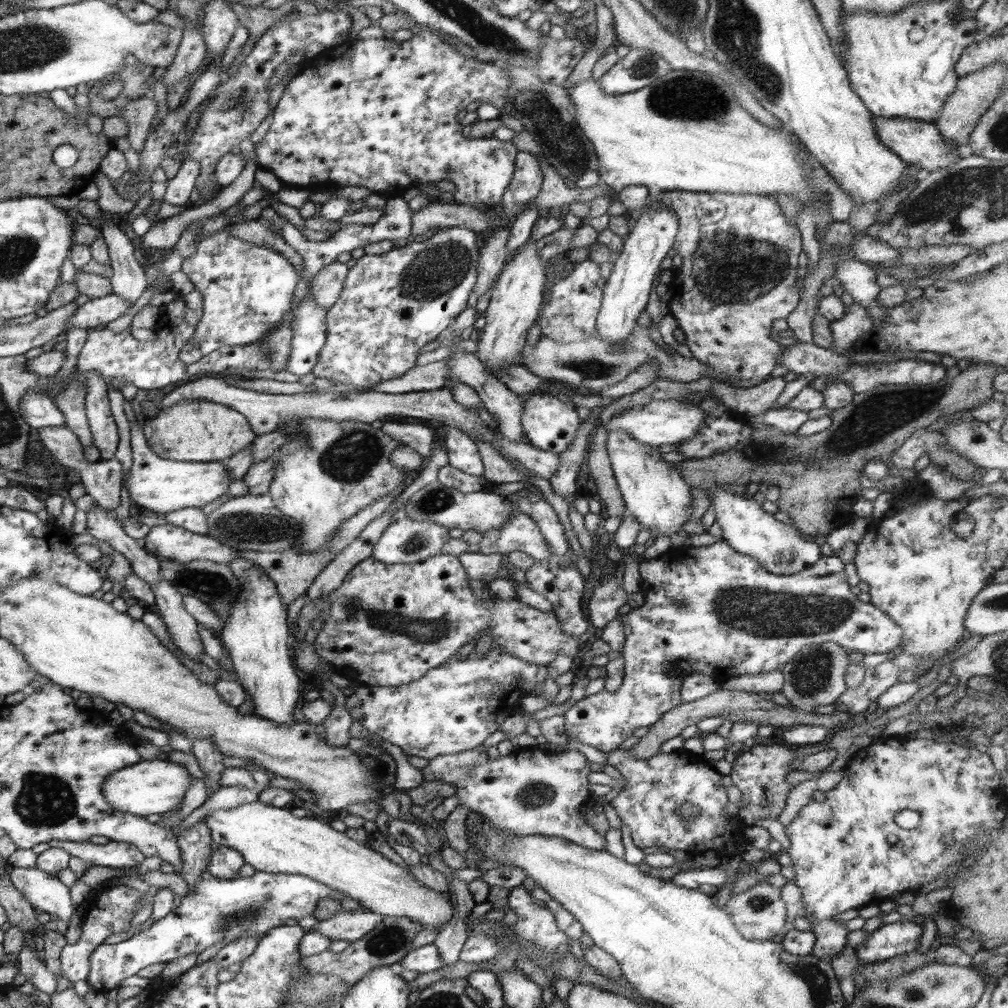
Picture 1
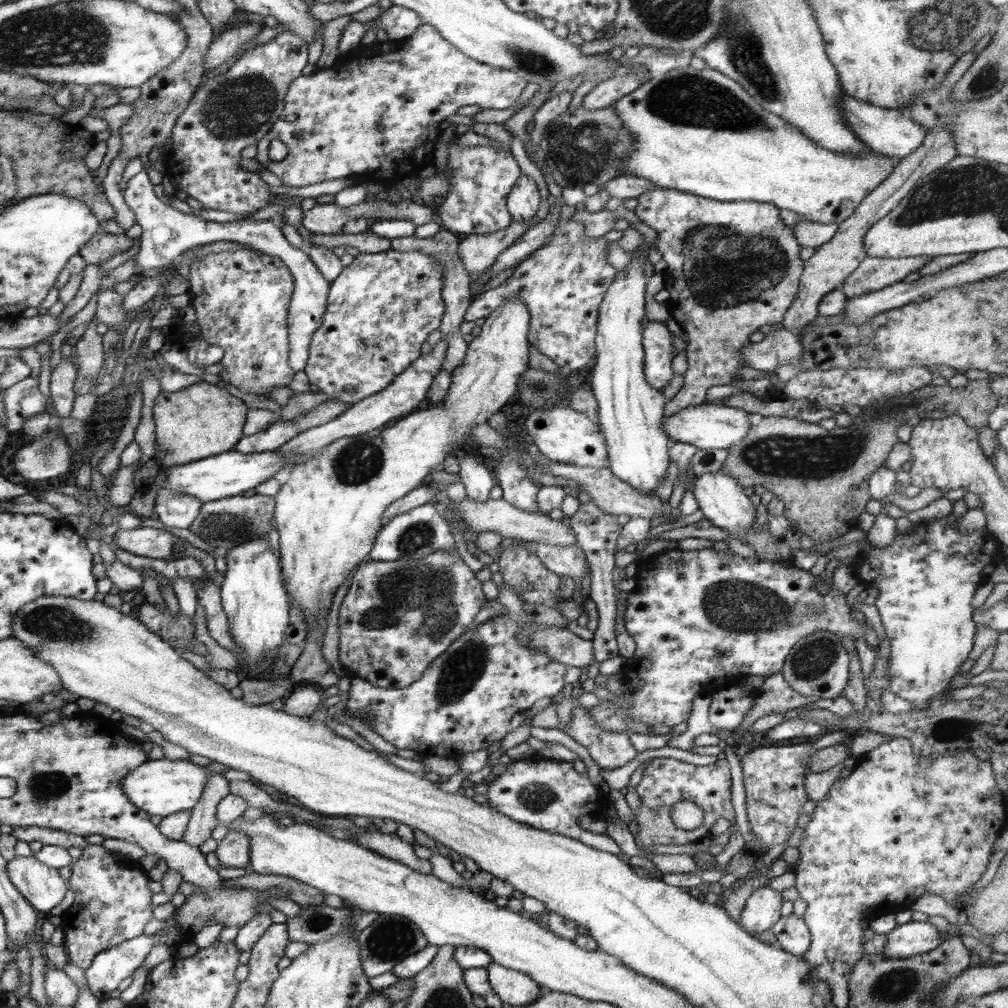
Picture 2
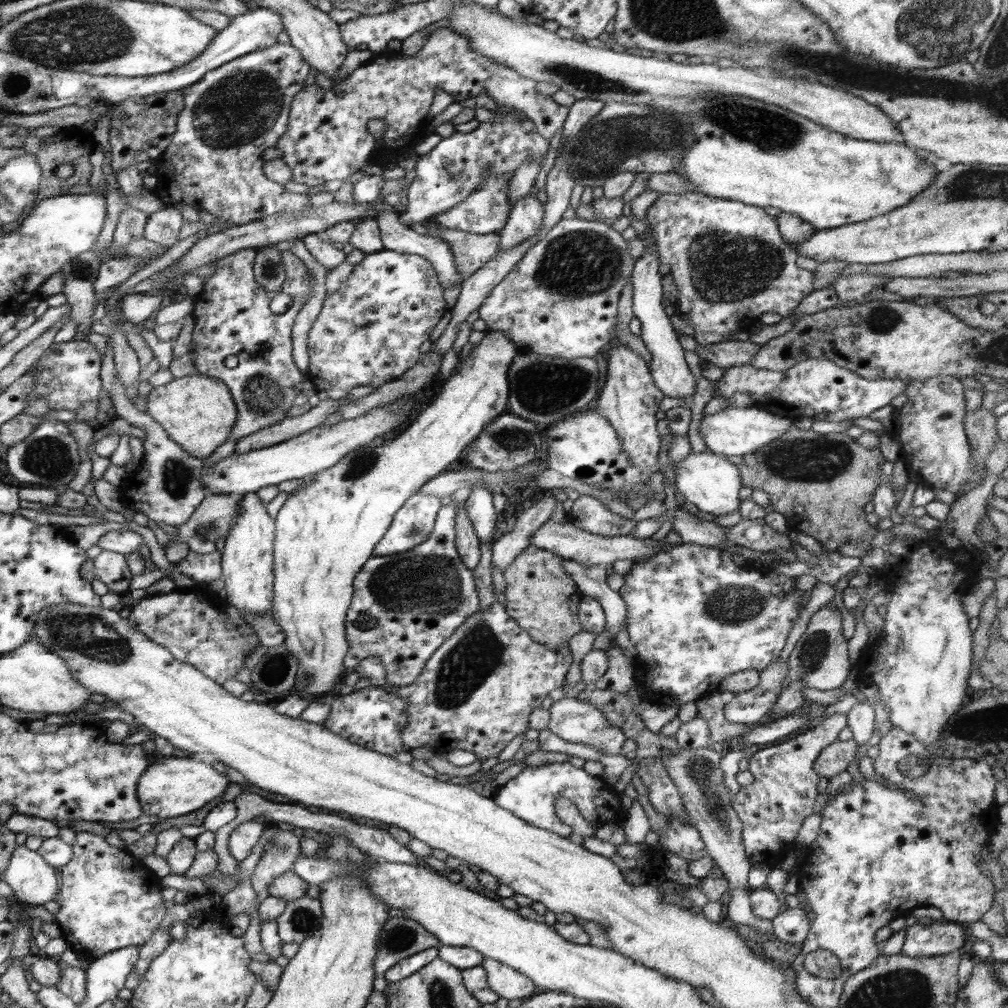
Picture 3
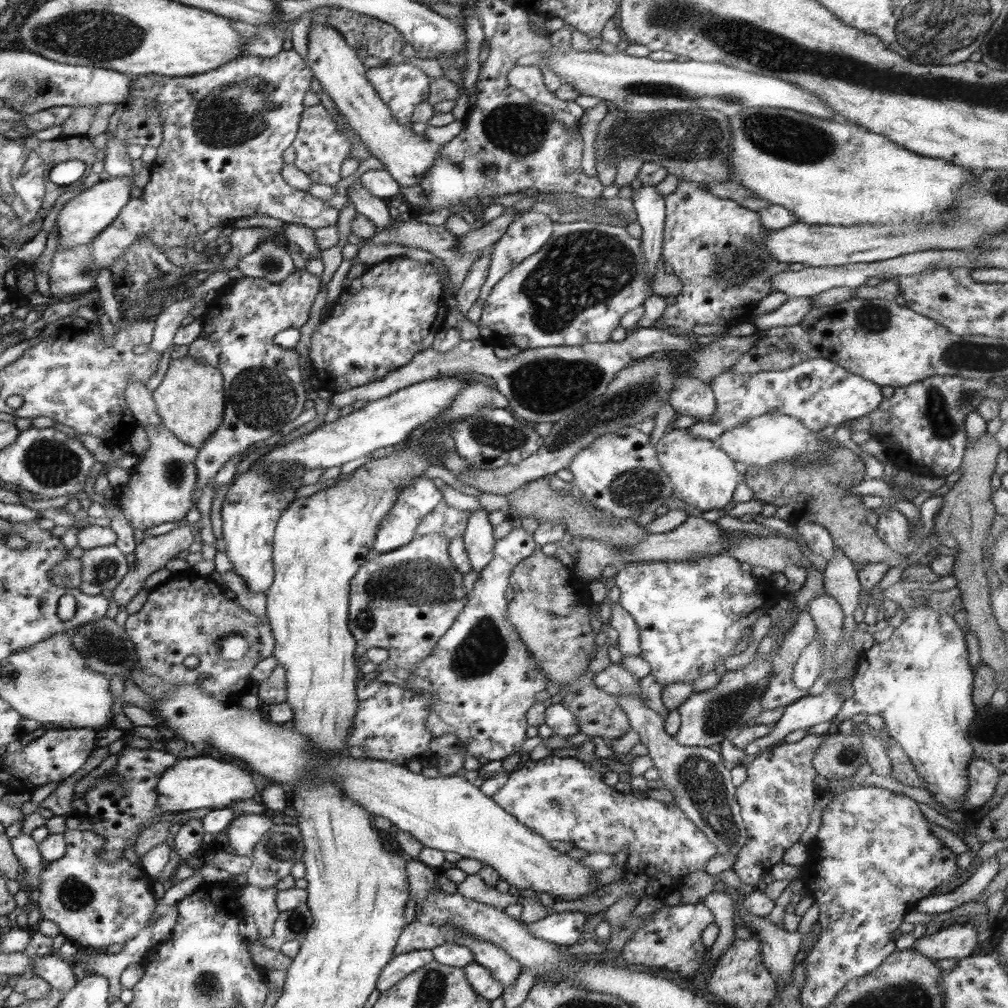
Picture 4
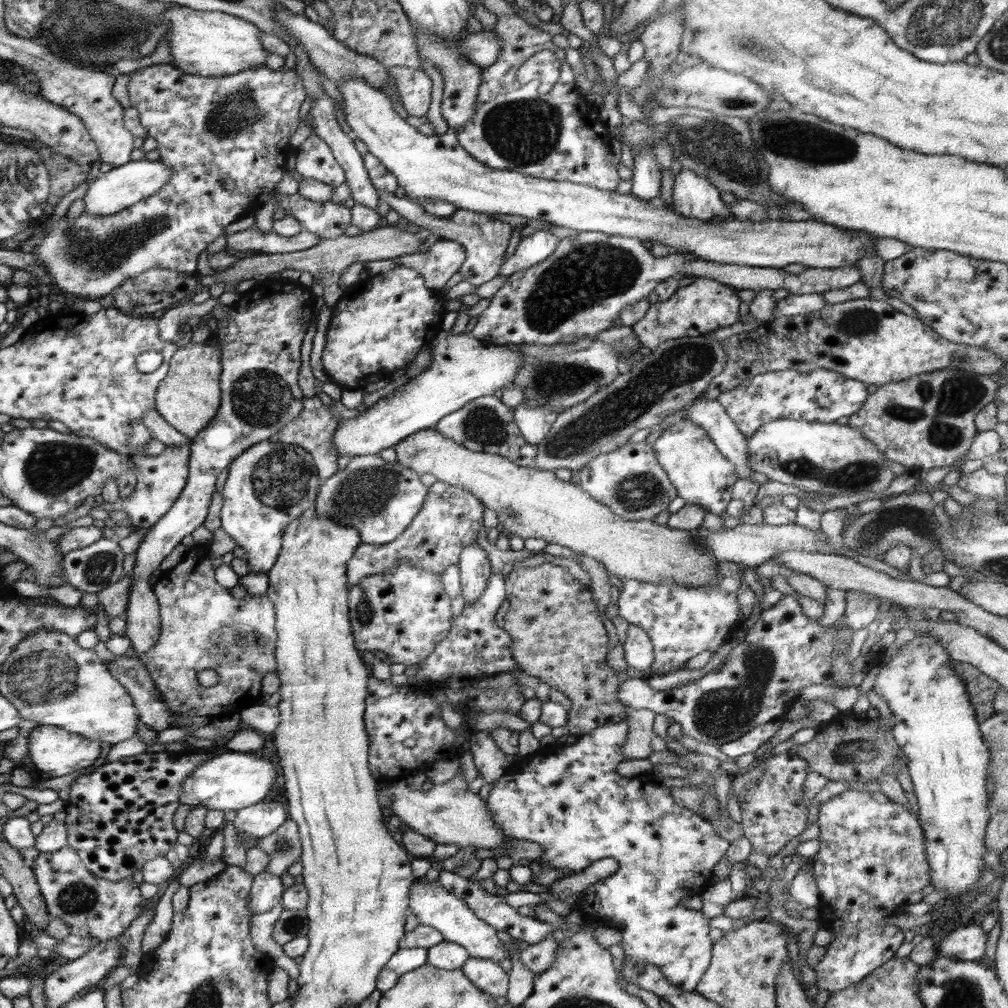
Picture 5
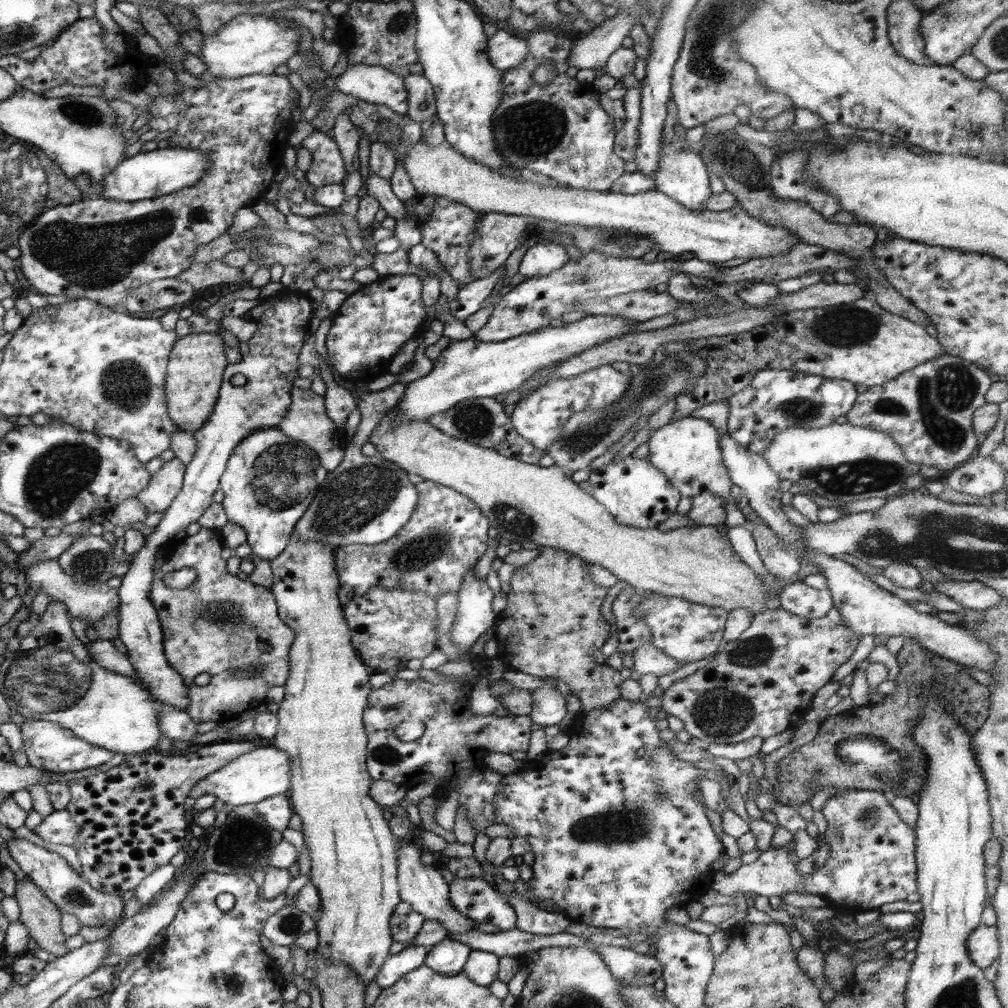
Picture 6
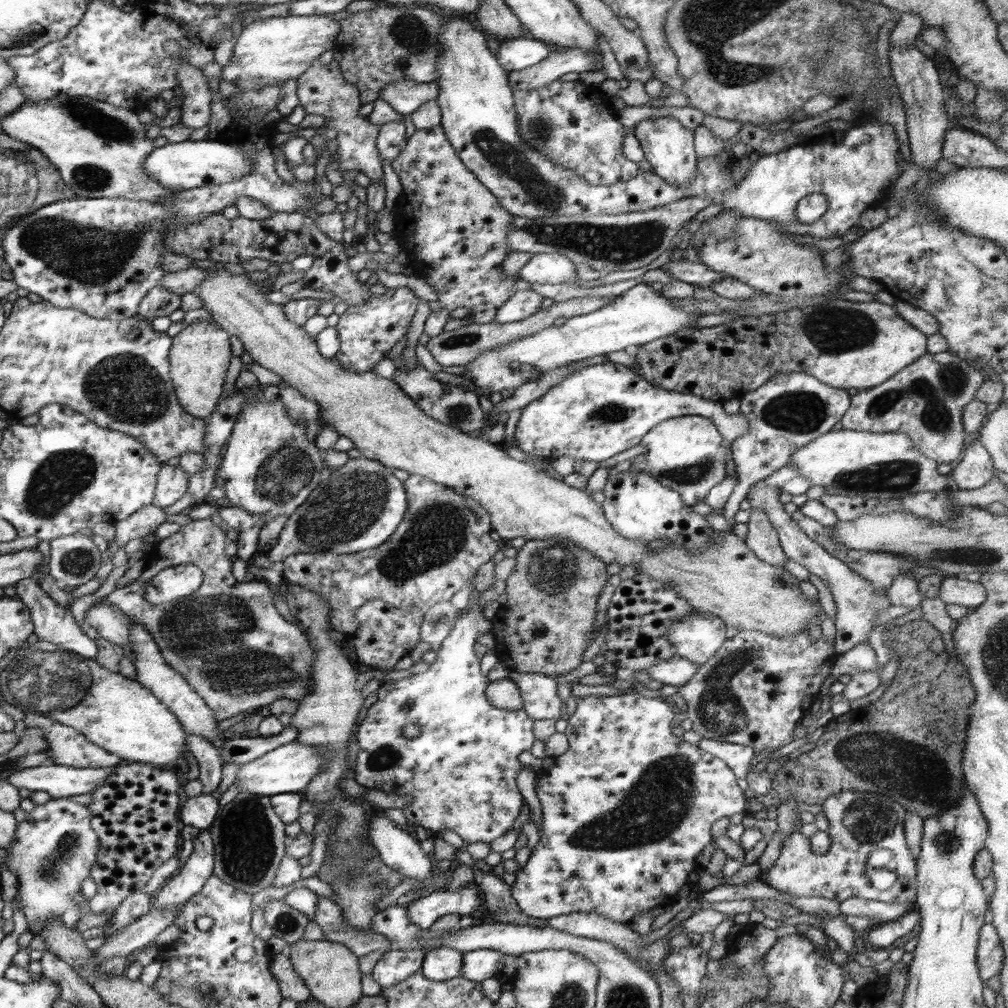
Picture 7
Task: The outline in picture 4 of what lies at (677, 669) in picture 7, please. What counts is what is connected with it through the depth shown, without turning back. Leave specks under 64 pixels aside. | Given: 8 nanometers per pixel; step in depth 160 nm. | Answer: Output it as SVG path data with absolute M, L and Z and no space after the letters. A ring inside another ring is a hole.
M618 588L611 589L610 604L612 608L612 618L610 626L619 632L618 648L622 654L628 656L641 656L642 647L640 644L640 633L637 622L624 610L619 603Z

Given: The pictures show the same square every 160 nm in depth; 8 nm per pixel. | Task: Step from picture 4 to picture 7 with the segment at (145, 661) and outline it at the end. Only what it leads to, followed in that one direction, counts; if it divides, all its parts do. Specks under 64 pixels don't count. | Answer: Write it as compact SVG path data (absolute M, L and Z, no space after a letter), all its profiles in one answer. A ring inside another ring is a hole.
M212 519L190 521L180 527L180 530L170 537L153 544L152 550L147 554L147 565L140 577L122 588L115 589L106 595L103 600L113 604L125 614L129 620L135 620L145 626L153 635L165 661L184 675L189 685L213 709L218 722L246 712L250 708L258 708L280 701L282 698L302 700L310 688L313 676L313 662L315 652L307 636L296 628L294 624L286 622L272 600L272 592L267 583L258 581L258 584L236 582L232 576L231 556L226 554L226 536L224 530L218 528ZM174 565L187 565L198 567L203 572L205 580L201 588L189 598L181 598L175 602L163 602L154 606L144 595L144 586L150 578L159 574L165 568Z

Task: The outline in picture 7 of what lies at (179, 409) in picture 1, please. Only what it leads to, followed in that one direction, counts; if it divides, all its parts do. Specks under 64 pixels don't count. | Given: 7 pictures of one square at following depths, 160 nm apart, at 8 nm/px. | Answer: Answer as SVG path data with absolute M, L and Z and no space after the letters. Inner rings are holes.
M194 322L188 324L182 332L173 338L173 347L169 350L169 366L172 368L172 382L177 400L193 416L206 420L217 408L216 402L222 396L222 386L226 380L226 370L230 364L232 352L228 342L228 331L216 324Z

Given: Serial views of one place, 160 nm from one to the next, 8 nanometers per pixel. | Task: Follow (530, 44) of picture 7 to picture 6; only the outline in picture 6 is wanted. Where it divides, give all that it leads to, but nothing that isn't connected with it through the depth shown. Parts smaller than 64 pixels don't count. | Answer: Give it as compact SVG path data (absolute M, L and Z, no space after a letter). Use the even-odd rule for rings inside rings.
M498 29L492 37L488 37L487 53L496 68L506 71L527 59L529 46L524 39L517 38L504 29Z

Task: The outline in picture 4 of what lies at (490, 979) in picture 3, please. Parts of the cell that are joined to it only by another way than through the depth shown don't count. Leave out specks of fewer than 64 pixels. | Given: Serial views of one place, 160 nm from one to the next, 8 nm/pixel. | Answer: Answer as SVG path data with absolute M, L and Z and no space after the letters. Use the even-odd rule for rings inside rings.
M442 926L441 931L446 935L446 943L456 943L462 946L467 946L473 954L474 961L482 966L488 967L496 980L499 980L503 987L511 985L520 974L521 964L513 959L501 946L483 941L482 939L472 938L470 935L460 934L456 929L450 926Z

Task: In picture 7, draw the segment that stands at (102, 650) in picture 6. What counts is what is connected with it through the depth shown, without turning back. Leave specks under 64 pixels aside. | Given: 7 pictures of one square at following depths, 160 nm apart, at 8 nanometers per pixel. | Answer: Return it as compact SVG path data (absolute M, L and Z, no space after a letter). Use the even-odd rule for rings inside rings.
M33 576L20 580L15 587L18 598L29 607L30 614L33 617L33 625L36 627L35 633L40 639L57 643L58 646L69 650L71 653L81 654L86 658L93 659L95 657L99 649L97 642L86 635L84 626L79 626L76 623L70 608L62 608L62 605L59 605L49 594L46 594L46 591Z

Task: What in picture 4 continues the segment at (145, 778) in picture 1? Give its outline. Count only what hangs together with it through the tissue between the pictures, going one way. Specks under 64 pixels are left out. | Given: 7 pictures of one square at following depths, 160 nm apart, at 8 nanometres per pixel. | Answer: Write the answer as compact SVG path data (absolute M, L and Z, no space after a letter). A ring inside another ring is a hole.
M207 754L197 757L177 759L176 764L161 775L157 785L160 795L158 806L162 812L178 813L200 808L228 808L236 800L252 799L258 792L256 782L252 778L253 772L242 768L242 764L232 764L232 759L213 758Z

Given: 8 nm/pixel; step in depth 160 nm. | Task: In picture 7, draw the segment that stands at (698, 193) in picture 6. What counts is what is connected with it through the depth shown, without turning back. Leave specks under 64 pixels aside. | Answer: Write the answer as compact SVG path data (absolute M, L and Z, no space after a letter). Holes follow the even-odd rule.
M670 115L644 118L633 128L634 136L640 142L645 158L650 162L654 174L679 189L685 189L695 179L698 157L693 143L695 131L683 126Z

